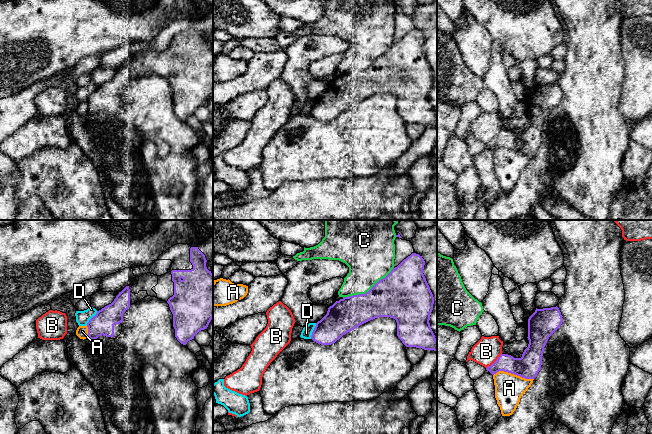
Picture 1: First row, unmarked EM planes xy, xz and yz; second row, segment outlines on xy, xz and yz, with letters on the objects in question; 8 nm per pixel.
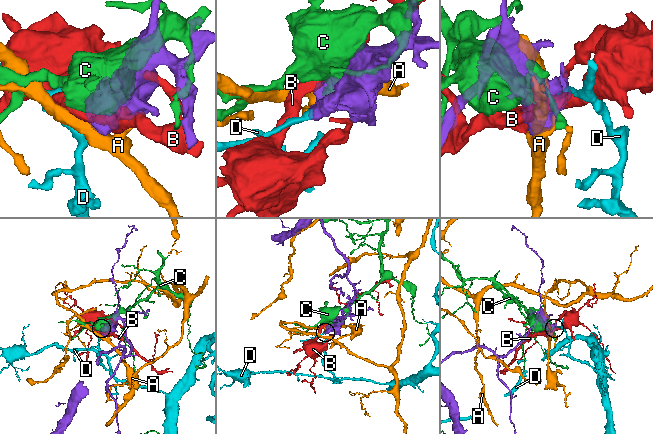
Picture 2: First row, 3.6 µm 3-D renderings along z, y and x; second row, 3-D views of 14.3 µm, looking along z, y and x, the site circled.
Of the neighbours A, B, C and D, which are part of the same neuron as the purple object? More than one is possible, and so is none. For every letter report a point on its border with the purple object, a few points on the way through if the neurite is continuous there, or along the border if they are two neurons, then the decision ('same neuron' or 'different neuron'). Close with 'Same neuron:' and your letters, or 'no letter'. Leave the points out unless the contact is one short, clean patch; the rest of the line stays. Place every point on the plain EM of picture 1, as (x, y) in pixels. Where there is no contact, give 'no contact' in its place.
A: meets purple in yz at (513, 149); different neuron
B: meets purple in yz at (495, 137); different neuron
C: meets purple in xz at (369, 66); different neuron
D: meets purple in xz at (313, 107); border along xz (316, 99), (310, 114); different neuron
Same neuron: no letter

